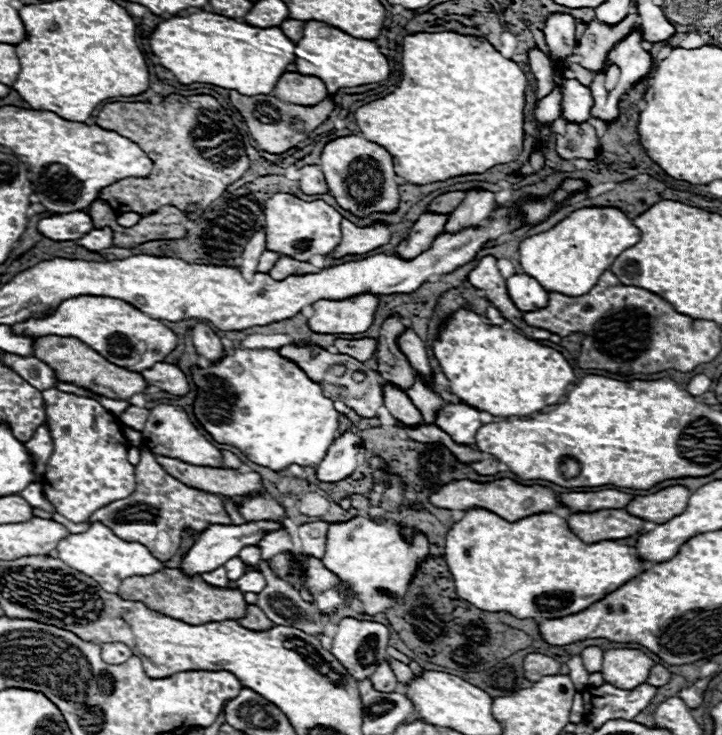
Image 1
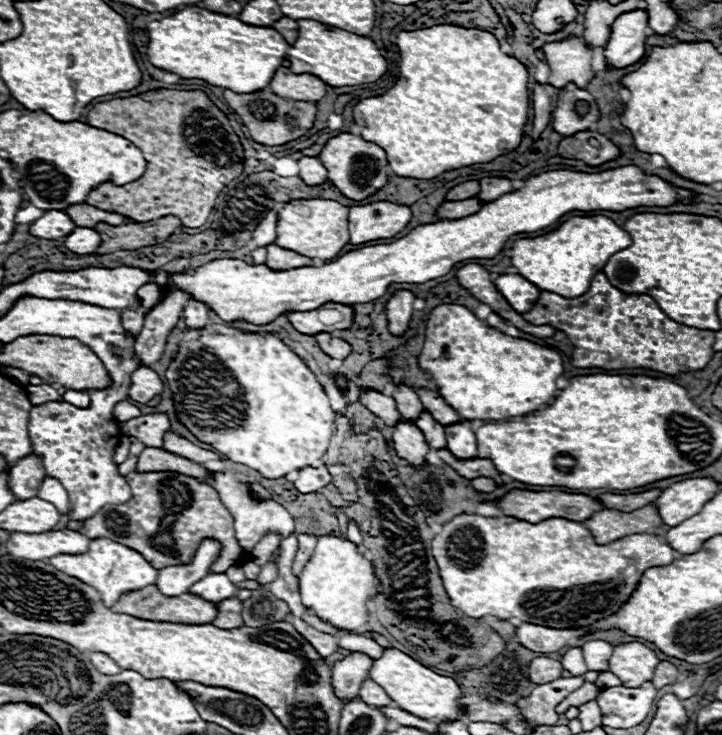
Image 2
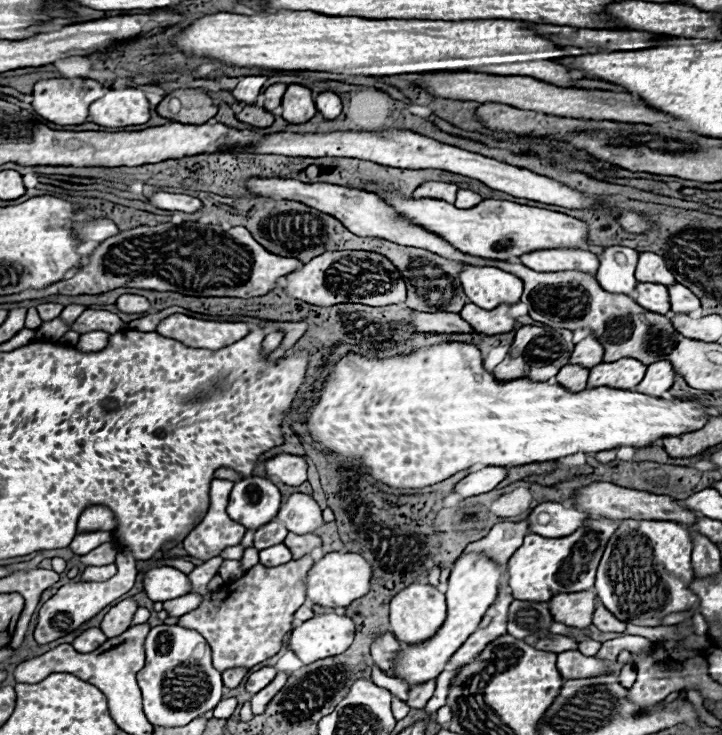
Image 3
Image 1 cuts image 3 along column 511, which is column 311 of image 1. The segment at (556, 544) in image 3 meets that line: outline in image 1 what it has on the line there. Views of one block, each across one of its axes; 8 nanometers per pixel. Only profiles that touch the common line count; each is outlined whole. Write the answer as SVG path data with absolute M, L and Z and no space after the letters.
M304 556L304 562L308 564L308 586L318 590L334 590L338 586L338 578L324 568L324 564L318 558Z

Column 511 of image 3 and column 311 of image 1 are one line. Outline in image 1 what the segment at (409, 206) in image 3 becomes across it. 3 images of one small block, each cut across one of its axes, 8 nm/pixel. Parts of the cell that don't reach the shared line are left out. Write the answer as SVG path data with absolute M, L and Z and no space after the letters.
M274 194L266 202L266 248L298 260L310 260L314 254L326 256L342 240L340 222L342 216L324 200L304 202L292 194Z

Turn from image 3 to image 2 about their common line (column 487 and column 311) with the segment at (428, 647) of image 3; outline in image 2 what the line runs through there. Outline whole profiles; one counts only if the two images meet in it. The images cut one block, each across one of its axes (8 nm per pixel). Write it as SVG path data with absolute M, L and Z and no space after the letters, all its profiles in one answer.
M320 536L316 550L302 574L298 576L300 600L322 622L338 630L360 630L368 622L366 600L380 590L380 582L372 572L372 564L358 554L358 546L338 536Z

